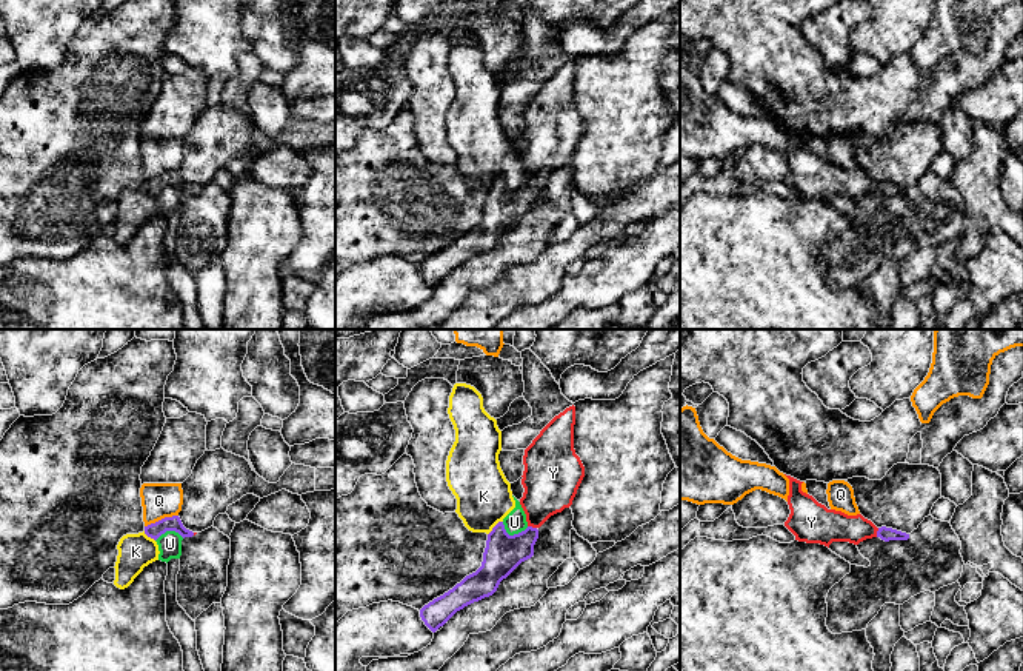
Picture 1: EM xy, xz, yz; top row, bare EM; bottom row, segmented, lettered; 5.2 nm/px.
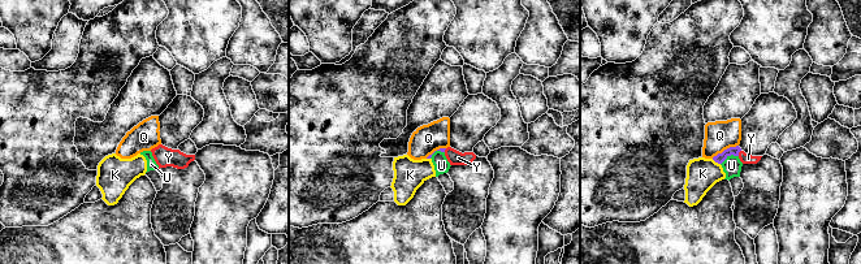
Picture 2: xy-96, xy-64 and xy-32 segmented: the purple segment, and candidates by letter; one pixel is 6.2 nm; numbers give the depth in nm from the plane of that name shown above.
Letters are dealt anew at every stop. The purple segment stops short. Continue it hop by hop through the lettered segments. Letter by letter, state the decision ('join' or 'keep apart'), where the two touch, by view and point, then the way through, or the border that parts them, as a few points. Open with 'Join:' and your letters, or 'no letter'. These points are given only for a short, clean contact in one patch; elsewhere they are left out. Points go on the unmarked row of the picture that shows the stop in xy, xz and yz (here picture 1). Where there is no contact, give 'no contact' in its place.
Join: Y
K: keep apart; meets purple in xz at (494, 182); border along xz (502, 176), (488, 190)
Q: keep apart; meets purple in xy at (162, 174); border along xy (177, 170), (162, 173), (145, 182)
U: keep apart; meets purple in xz at (514, 190); border along xz (502, 177), (509, 190), (517, 190), (528, 182)
Y: join; meets purple in xz at (531, 182); runs through xz (503, 208), (513, 205), (531, 182), (539, 157), (551, 139)

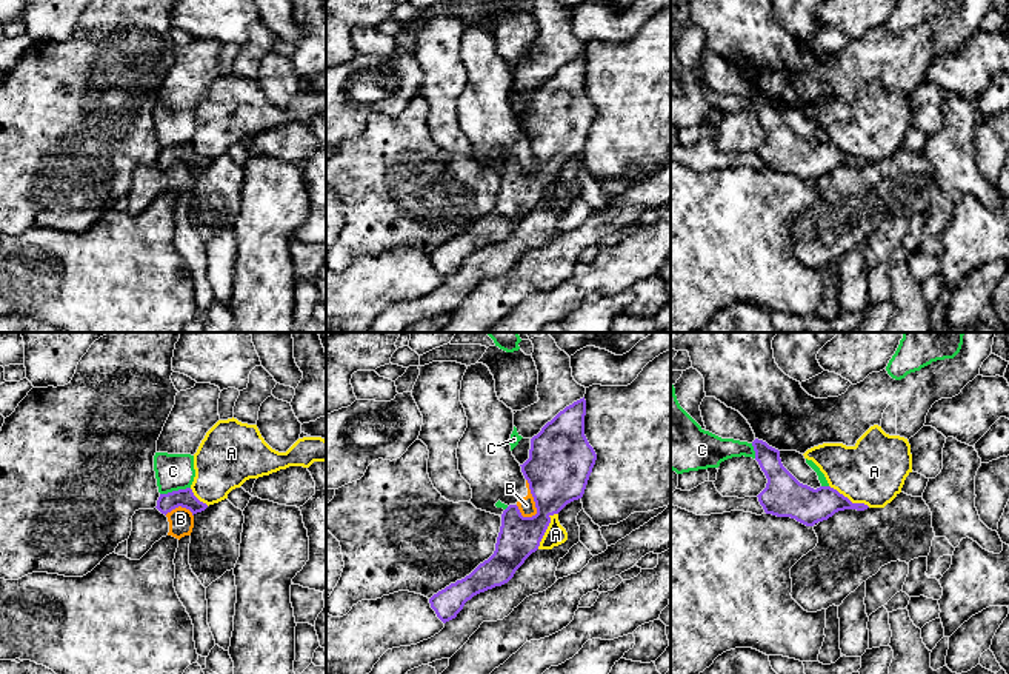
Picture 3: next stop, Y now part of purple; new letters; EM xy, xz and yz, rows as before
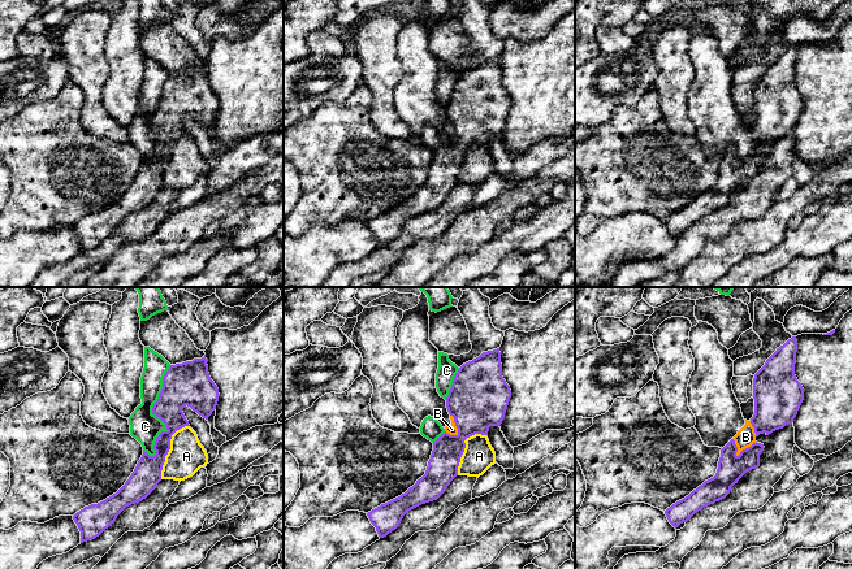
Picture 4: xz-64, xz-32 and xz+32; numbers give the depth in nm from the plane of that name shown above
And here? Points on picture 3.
Join: no letter
A: keep apart; meets purple in xz at (546, 183)
B: keep apart; meets purple in xz at (534, 154); border along xz (526, 134), (536, 163), (531, 173)
C: keep apart; meets purple in xy at (174, 146)

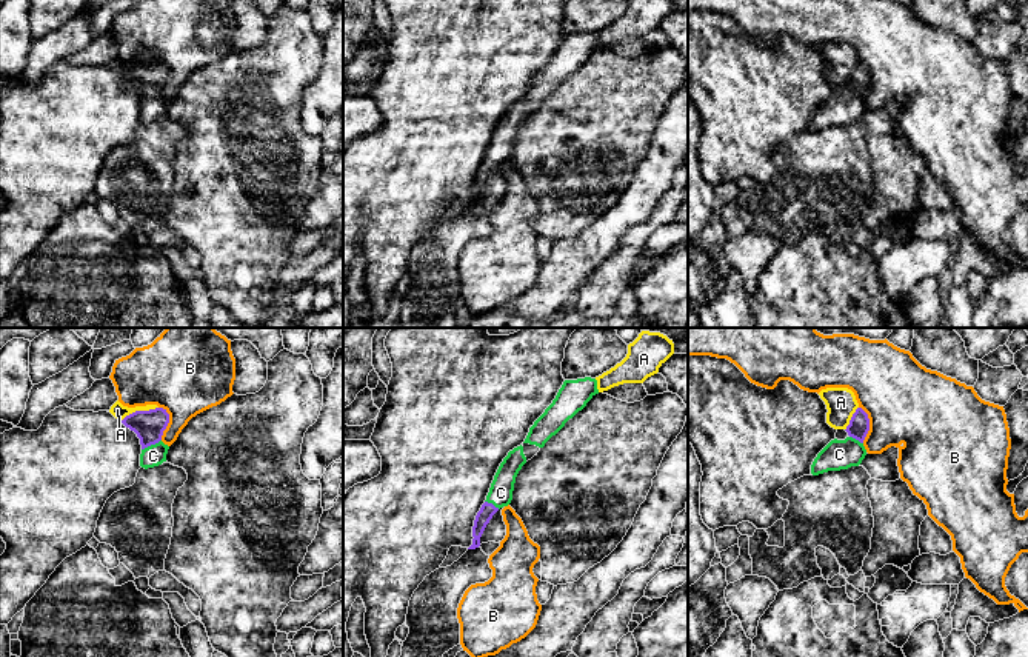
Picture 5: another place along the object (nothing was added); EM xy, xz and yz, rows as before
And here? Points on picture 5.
Join: C
A: keep apart; meets purple in xy at (139, 66); border along xy (157, 62), (136, 65), (122, 76)
B: keep apart; meets purple in xy at (168, 77)
C: join; meets purple in xy at (151, 99); runs through xy (148, 80), (151, 99), (153, 111)

